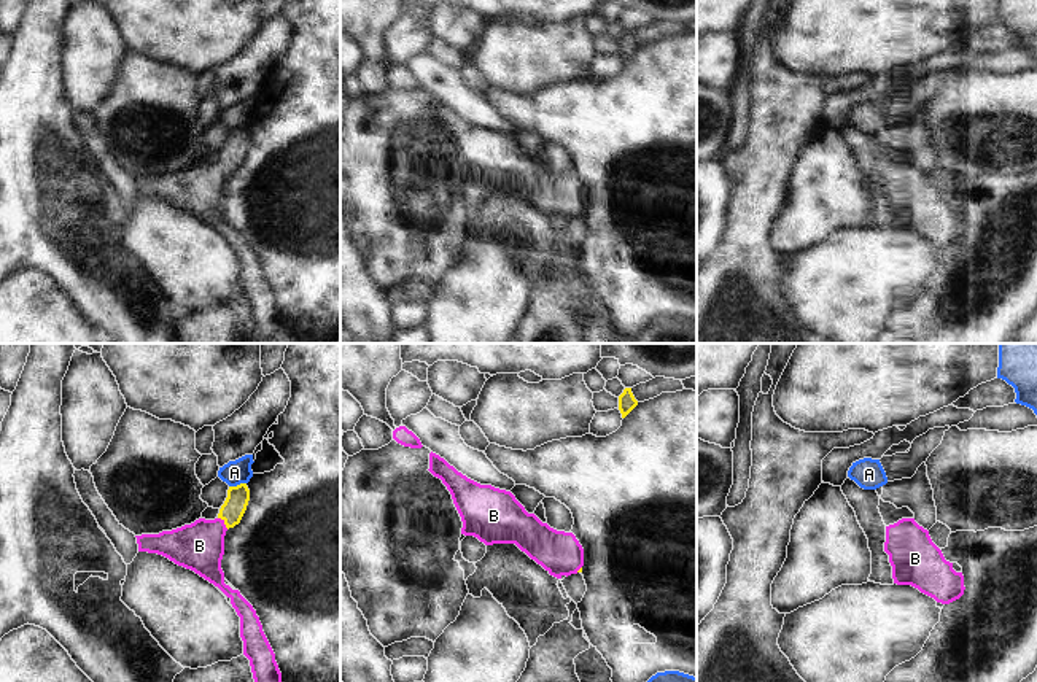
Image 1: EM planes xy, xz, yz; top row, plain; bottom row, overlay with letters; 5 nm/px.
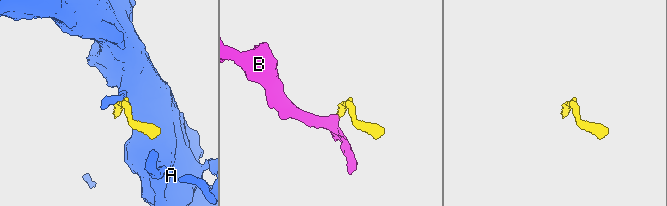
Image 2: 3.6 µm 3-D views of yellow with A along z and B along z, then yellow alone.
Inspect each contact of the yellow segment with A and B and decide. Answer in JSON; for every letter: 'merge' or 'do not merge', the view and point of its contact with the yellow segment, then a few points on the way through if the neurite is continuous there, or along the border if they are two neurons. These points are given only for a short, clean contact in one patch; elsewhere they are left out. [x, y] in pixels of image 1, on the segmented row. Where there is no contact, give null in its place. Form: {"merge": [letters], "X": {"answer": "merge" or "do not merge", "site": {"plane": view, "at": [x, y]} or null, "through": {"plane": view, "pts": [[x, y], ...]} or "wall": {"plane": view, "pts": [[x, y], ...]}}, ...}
{"merge": ["B"], "A": {"answer": "do not merge", "site": {"plane": "xy", "at": [237, 485]}, "wall": {"plane": "xy", "pts": [[245, 482], [229, 487]]}}, "B": {"answer": "merge", "site": {"plane": "xy", "at": [225, 523]}, "through": {"plane": "xy", "pts": [[236, 503], [225, 523], [199, 546]]}}}

